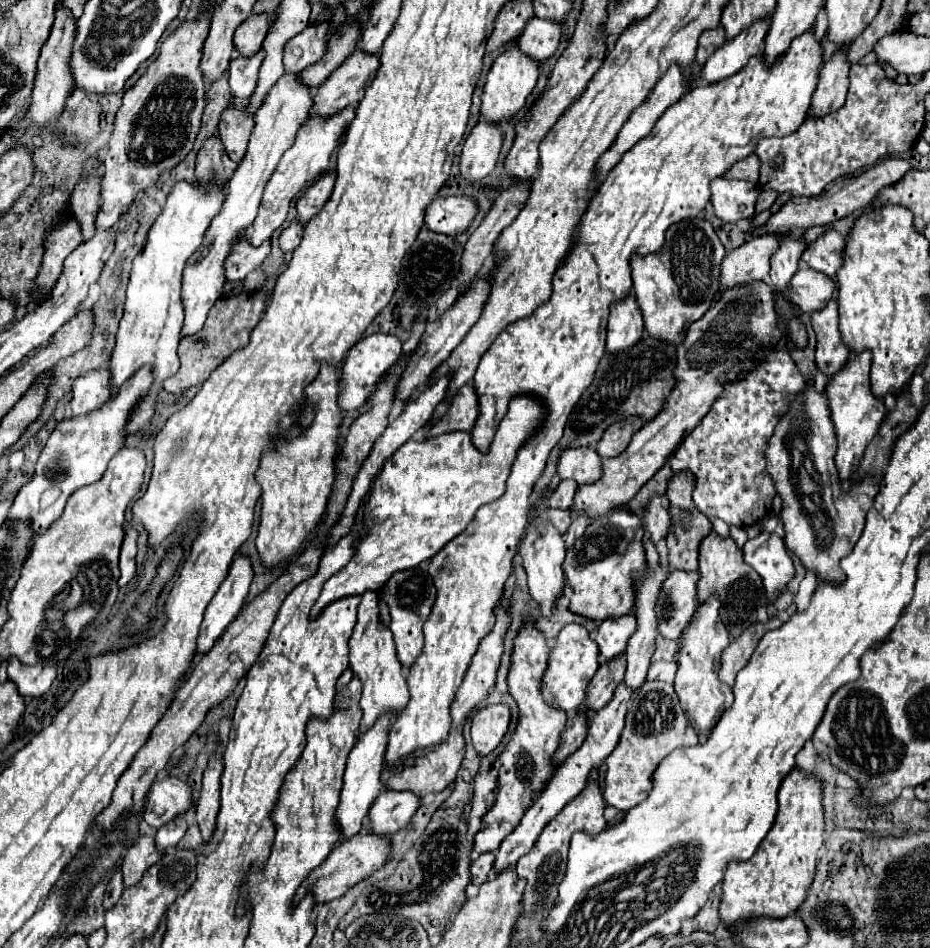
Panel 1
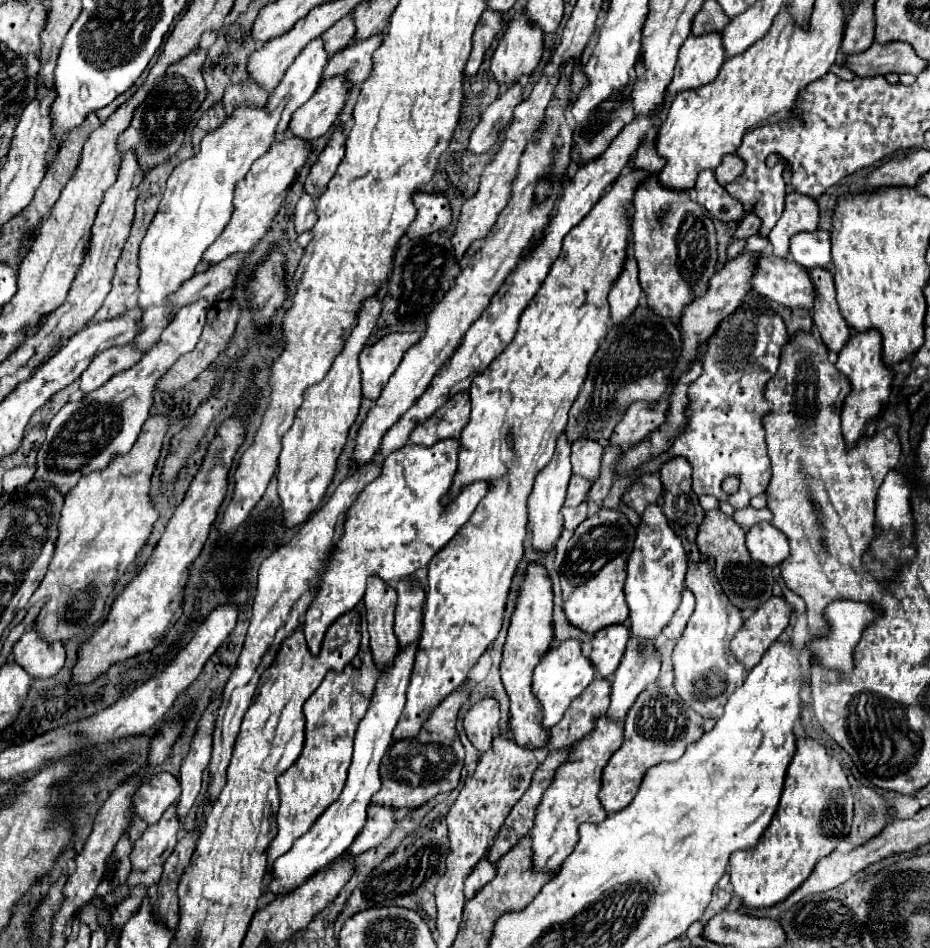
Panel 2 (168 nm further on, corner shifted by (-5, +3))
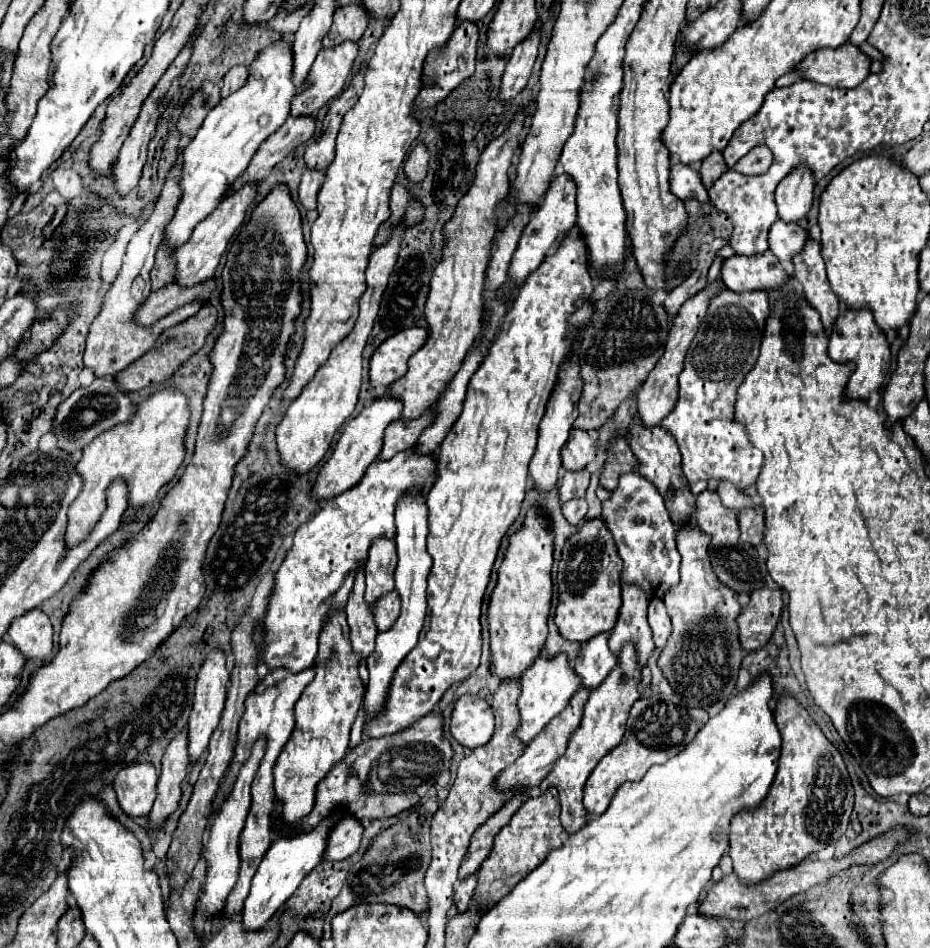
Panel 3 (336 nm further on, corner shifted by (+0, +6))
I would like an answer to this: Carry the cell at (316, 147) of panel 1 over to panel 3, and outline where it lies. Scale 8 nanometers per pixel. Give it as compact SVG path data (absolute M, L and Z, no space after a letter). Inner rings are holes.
M245 185L243 189L227 195L217 205L217 209L193 229L189 241L185 241L183 245L179 245L179 249L175 249L175 255L173 255L173 259L175 259L173 261L175 263L175 277L173 277L173 281L177 285L181 285L181 287L193 287L193 285L199 285L203 281L213 279L213 273L215 273L215 269L219 265L219 257L223 255L223 251L225 251L231 235L235 233L235 229L243 223L245 211L251 205L251 201L255 199L255 193L257 193L255 187Z

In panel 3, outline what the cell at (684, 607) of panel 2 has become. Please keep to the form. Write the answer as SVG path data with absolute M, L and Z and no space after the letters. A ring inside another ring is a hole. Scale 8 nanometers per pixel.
M654 598L649 603L649 627L653 633L655 649L661 651L667 643L667 637L671 635L671 619L667 615L662 599Z

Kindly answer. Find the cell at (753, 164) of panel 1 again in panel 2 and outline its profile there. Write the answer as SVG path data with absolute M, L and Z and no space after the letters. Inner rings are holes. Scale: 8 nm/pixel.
M736 154L724 156L720 168L714 170L714 172L716 172L716 180L718 180L722 186L726 186L726 184L734 182L738 176L744 174L744 160L742 160L740 156L736 156Z

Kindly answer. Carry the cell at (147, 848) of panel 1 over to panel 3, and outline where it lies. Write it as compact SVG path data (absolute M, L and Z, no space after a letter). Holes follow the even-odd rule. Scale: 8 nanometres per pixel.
M187 727L179 731L167 745L163 755L163 771L157 783L157 799L149 813L151 825L163 823L181 799L181 783L189 775L189 753L187 753Z

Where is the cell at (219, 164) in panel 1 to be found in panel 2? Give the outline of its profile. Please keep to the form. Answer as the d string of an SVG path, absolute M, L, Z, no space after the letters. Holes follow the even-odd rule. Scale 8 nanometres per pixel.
M222 102L216 104L216 106L212 106L210 110L206 110L206 112L202 114L202 118L198 120L198 124L196 124L196 128L194 128L194 134L192 134L192 144L194 144L194 150L196 150L196 152L200 150L200 140L206 136L206 132L216 130L224 120L226 120L226 112L224 112Z

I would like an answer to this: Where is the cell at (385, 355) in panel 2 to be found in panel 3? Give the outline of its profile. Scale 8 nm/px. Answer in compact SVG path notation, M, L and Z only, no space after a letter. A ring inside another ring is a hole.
M403 329L389 337L371 357L369 377L371 385L389 387L407 373L407 361L427 341L427 329Z

